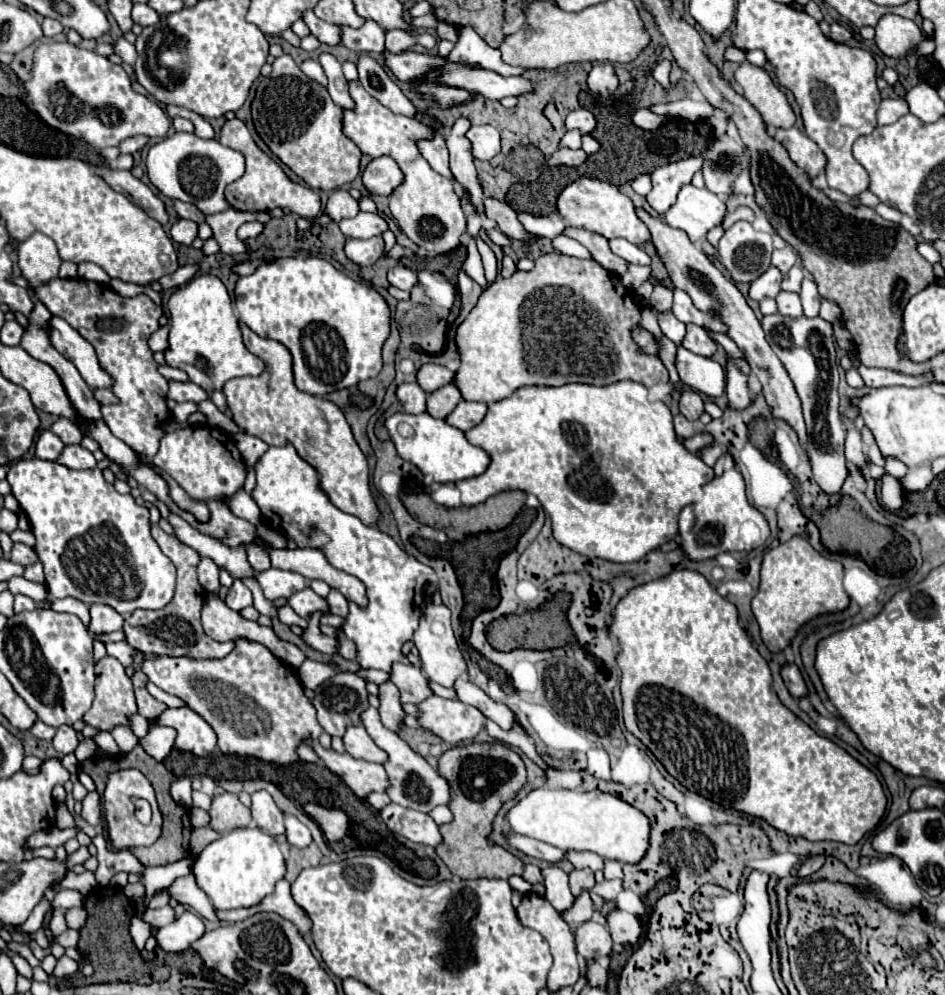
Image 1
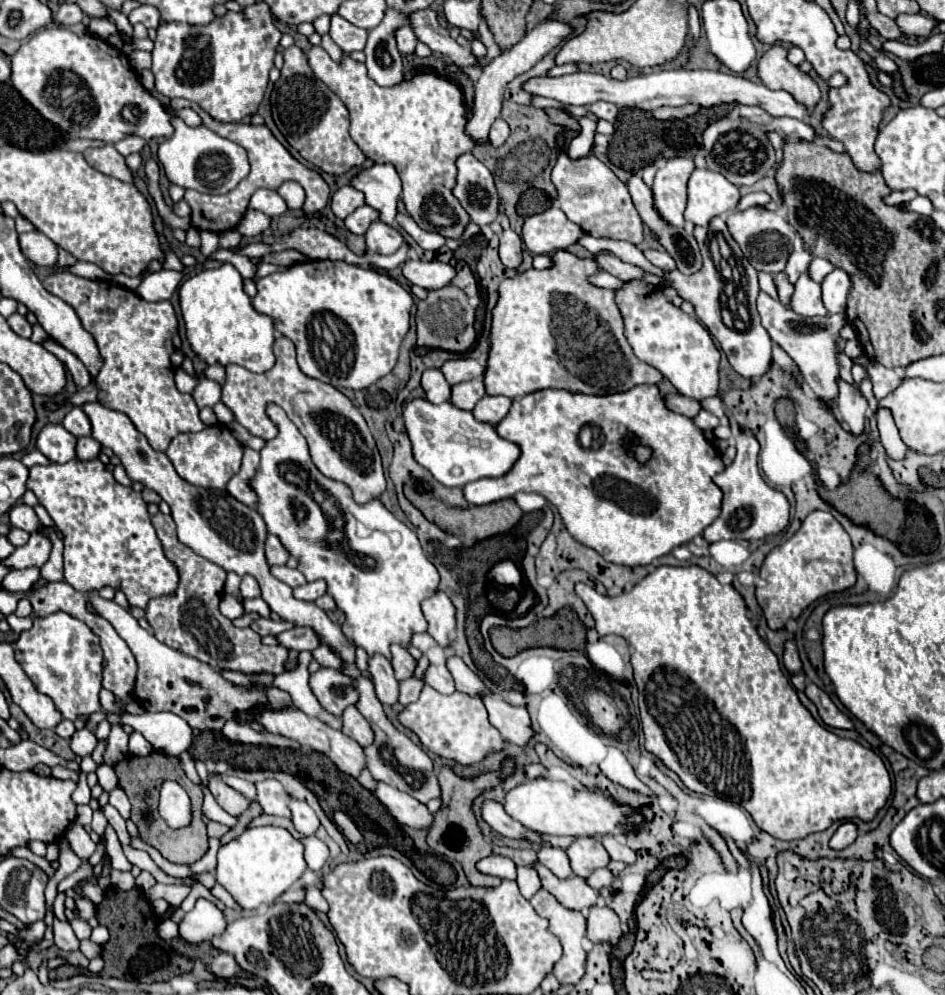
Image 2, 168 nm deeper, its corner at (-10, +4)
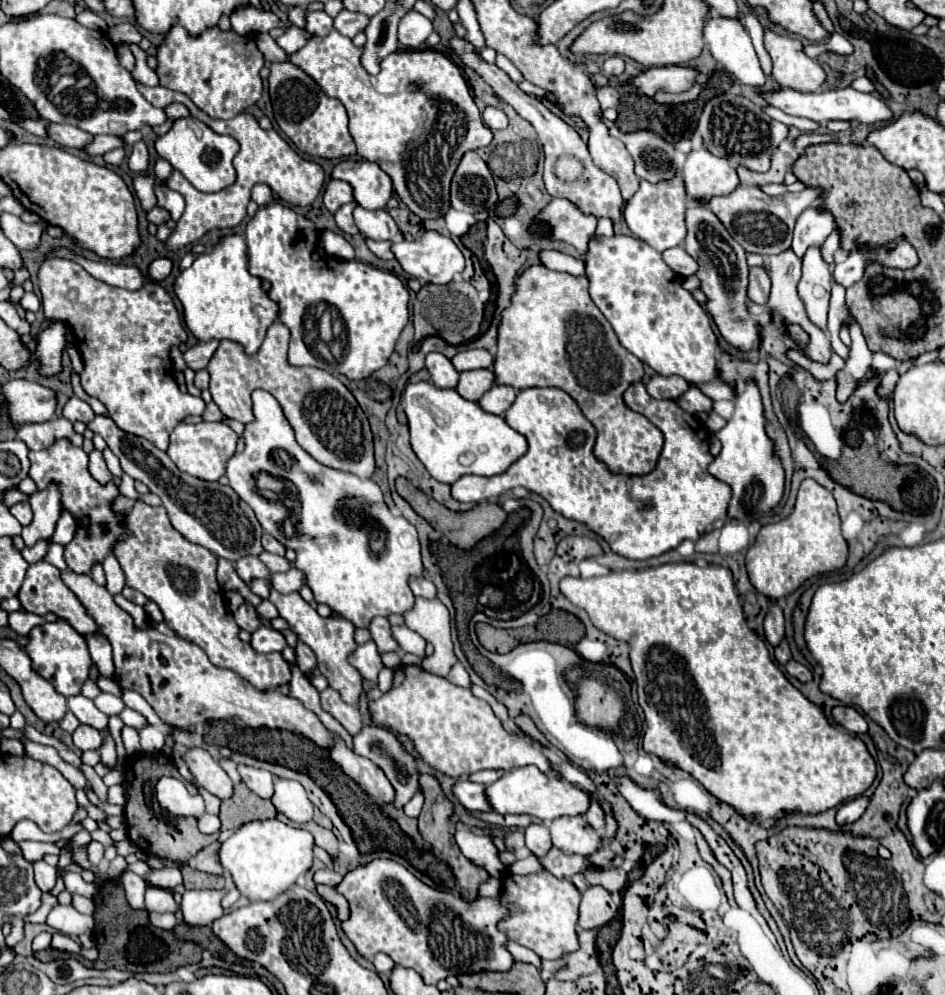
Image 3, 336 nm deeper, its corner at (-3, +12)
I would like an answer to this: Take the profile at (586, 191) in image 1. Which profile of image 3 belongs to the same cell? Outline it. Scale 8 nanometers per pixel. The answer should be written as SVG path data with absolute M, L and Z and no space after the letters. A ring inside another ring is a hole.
M452 38L450 44L452 44L452 50L462 58L462 62L466 66L476 70L504 102L508 102L524 120L528 120L534 126L534 130L542 142L542 148L544 148L544 184L546 184L548 194L554 198L572 200L586 214L594 214L596 218L608 216L616 222L624 210L624 198L620 196L618 182L594 166L590 152L586 148L586 142L578 136L578 132L568 122L564 122L564 118L560 118L548 106L544 106L538 96L524 94L518 88L518 84L512 82L510 76L506 72L502 72L498 66L484 62L466 40Z

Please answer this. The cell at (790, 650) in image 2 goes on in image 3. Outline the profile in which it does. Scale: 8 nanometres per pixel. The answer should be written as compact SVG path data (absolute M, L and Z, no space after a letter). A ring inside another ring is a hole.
M770 600L770 608L764 618L764 632L766 632L766 640L772 646L778 646L780 640L784 638L784 616L782 616L782 608L776 600Z

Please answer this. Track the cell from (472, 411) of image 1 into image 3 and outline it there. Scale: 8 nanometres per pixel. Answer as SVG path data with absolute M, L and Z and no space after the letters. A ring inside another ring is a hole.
M492 386L480 400L480 406L490 414L504 414L516 400L516 390L512 386Z

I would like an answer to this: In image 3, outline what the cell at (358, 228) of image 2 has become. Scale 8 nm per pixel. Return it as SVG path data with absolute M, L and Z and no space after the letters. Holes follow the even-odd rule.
M350 202L350 204L344 204L344 206L334 214L338 228L340 228L342 232L350 234L350 236L358 234L358 228L356 228L356 224L354 224L354 220L352 220L352 210L354 210L354 208L356 208L356 202Z

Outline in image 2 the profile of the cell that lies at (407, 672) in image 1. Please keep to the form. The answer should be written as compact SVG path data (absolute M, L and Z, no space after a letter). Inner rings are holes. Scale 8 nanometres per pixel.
M397 644L391 646L391 664L395 668L395 678L397 680L407 680L415 674L415 666L417 666L417 660L407 652L407 648L401 648Z

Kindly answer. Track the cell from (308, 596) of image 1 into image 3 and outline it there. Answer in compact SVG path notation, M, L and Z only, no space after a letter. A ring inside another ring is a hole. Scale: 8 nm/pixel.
M292 566L288 572L274 572L274 574L270 574L270 584L278 592L290 594L290 592L298 592L306 584L306 576L304 576L304 572L300 572L298 568Z

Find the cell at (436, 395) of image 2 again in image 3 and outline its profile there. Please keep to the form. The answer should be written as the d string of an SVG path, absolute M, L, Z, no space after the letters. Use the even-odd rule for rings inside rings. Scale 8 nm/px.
M430 352L426 356L426 368L430 372L432 384L436 384L438 388L456 388L460 374L454 368L452 360L448 360L444 354Z

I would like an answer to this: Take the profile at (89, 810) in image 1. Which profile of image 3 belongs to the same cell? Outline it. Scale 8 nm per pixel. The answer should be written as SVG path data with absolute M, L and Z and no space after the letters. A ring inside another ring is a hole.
M104 728L102 734L104 734L104 738L106 738L106 742L104 742L102 748L100 748L102 762L108 764L108 766L112 766L112 764L116 762L116 756L118 756L118 754L116 754L116 746L114 746L114 738L110 736L110 730L108 730L108 728Z

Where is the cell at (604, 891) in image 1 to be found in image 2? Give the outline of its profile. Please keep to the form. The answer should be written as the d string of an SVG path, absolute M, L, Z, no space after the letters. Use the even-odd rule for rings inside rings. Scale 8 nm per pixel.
M599 868L587 878L587 884L595 890L601 890L603 886L611 886L613 880L615 880L615 874L609 868Z

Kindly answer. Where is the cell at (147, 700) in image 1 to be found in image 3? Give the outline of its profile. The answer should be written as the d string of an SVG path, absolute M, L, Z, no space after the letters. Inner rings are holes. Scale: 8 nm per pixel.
M72 570L60 572L62 582L76 594L76 598L84 604L86 612L94 618L98 630L108 636L114 648L114 666L116 666L116 682L122 688L136 690L154 712L174 728L190 728L214 720L230 720L238 716L250 728L278 728L290 730L310 738L314 744L322 748L330 748L334 744L330 730L318 720L318 716L304 708L300 700L288 698L280 690L258 692L246 680L236 676L236 672L214 666L206 652L196 644L190 644L178 636L164 636L156 628L136 630L132 624L132 616L114 604L112 594L96 584L88 574L76 574Z

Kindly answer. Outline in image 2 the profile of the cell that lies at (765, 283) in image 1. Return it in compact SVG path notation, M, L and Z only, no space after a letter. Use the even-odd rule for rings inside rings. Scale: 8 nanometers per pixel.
M805 250L805 252L793 252L789 256L789 262L785 266L785 272L787 272L787 280L791 280L791 284L795 284L795 280L807 270L811 262L811 254Z

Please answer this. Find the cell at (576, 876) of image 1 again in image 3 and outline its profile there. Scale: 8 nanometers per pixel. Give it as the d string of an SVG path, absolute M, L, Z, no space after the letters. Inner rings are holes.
M562 816L550 822L552 844L568 854L590 856L600 846L598 832L584 820L584 816Z

